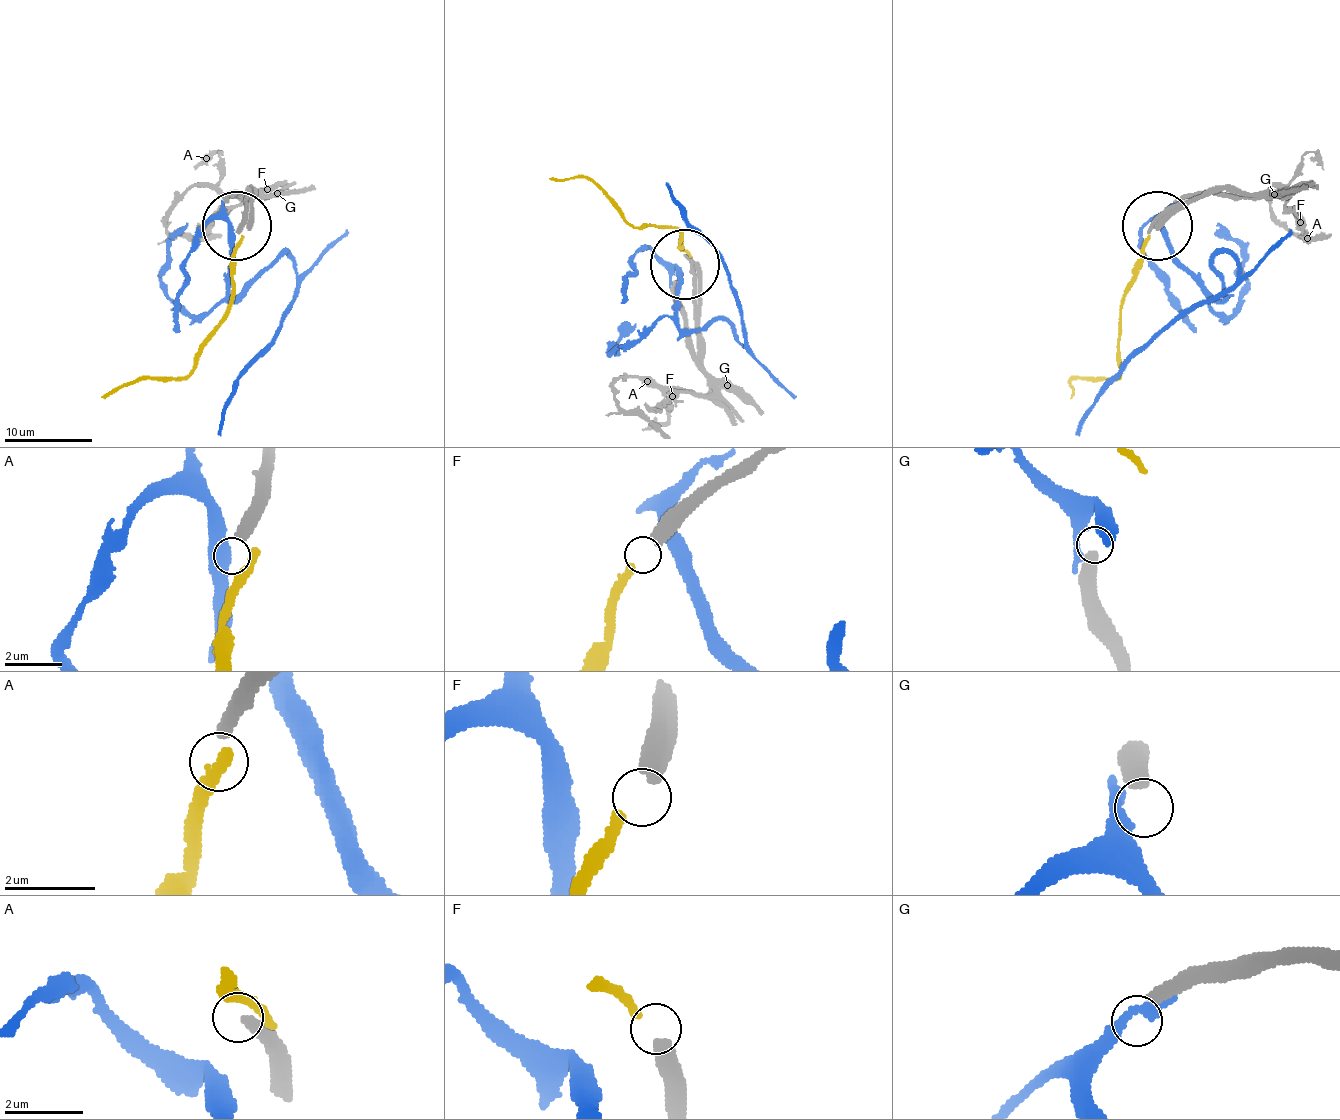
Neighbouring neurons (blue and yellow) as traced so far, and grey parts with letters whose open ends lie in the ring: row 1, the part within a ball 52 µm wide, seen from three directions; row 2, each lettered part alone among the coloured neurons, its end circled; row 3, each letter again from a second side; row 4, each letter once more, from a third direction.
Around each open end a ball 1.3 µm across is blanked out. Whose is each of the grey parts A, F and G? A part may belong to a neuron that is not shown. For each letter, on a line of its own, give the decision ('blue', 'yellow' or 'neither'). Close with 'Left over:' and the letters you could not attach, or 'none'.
A: neither
F: neither
G: neither
Left over: A, F, G

